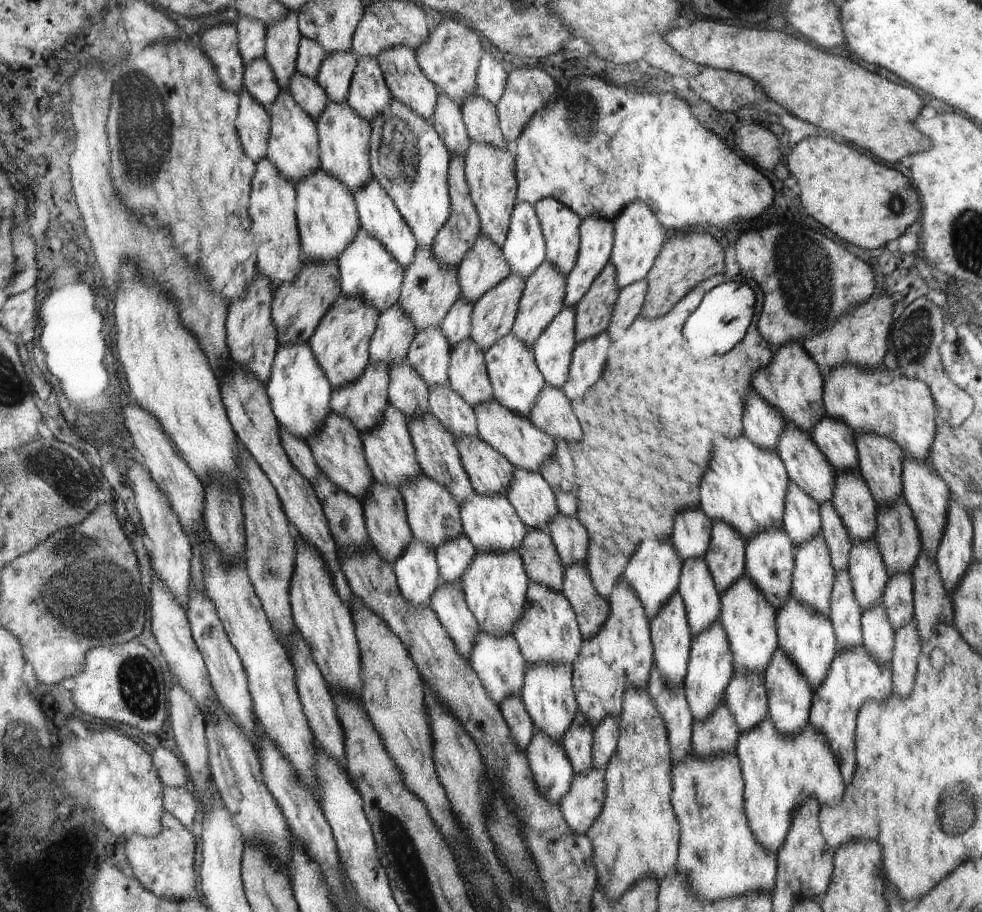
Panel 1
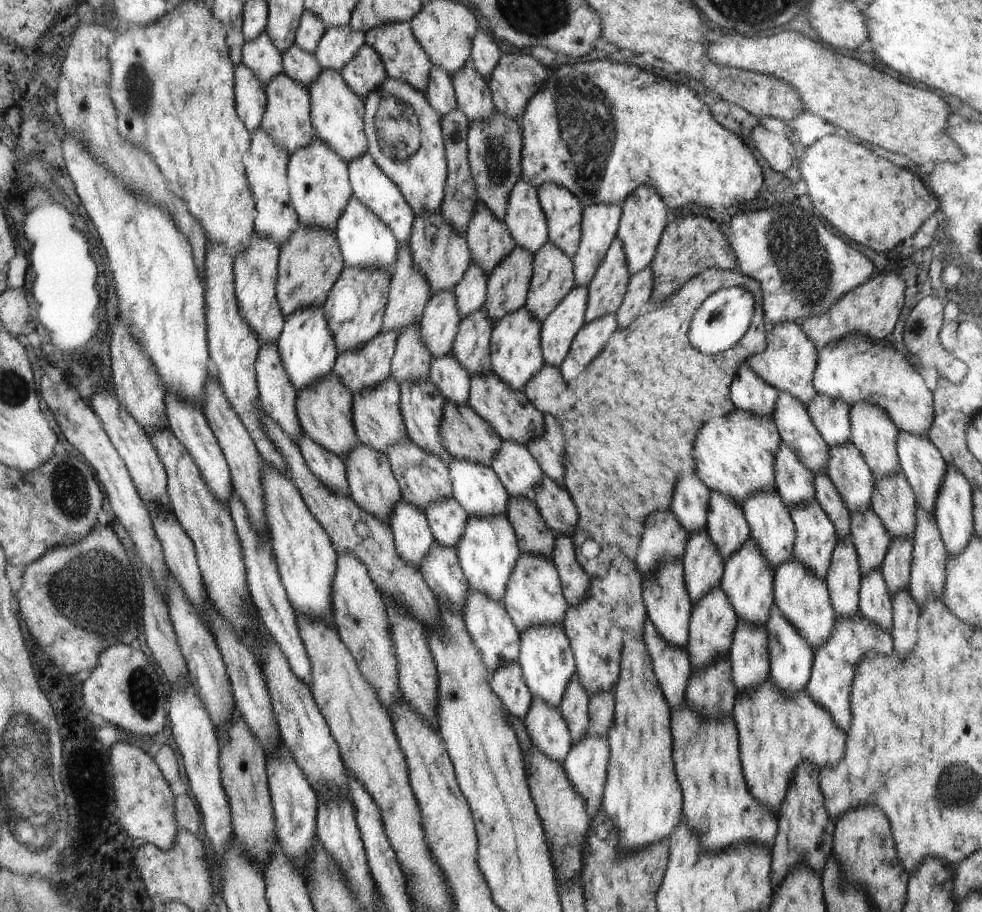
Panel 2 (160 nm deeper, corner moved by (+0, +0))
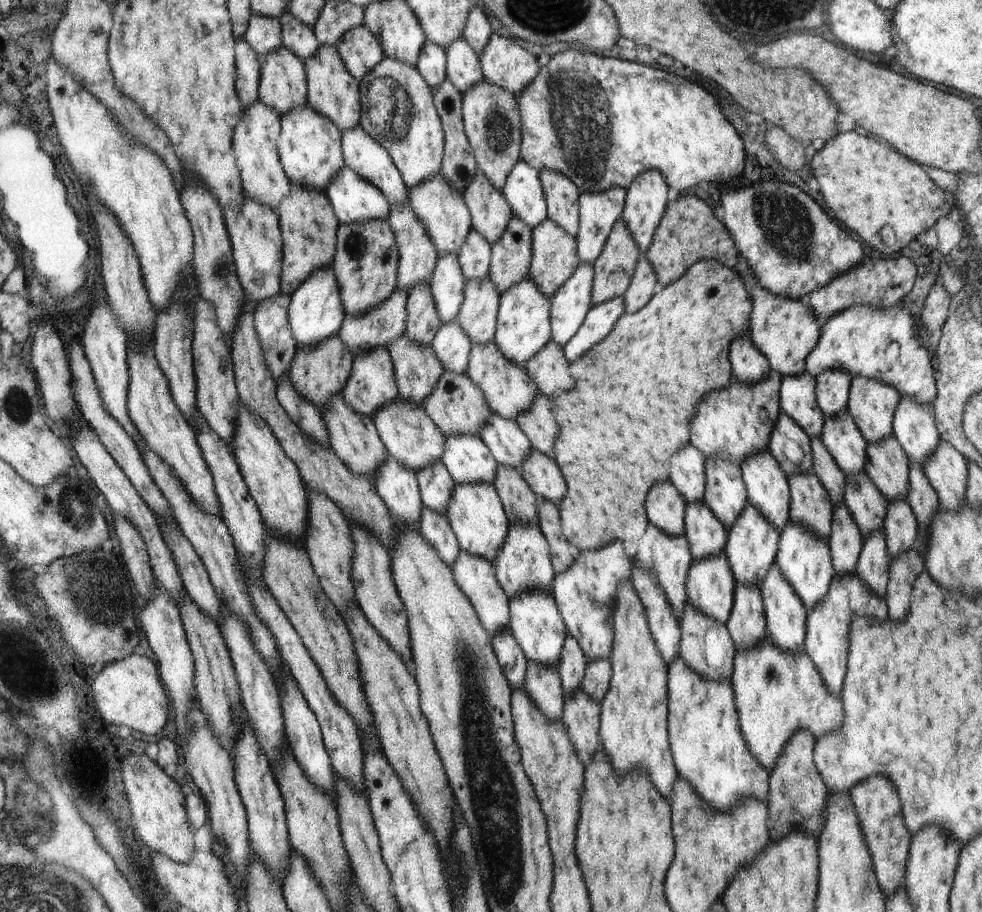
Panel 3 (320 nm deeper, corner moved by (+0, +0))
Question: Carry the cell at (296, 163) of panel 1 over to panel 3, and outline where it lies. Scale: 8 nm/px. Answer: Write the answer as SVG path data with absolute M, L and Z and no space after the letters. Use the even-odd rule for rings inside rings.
M284 45L269 52L262 60L259 99L280 116L309 104L306 64Z

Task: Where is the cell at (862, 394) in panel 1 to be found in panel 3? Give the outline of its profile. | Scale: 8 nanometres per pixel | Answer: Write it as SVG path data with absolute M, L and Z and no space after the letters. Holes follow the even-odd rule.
M895 304L894 307L878 308L860 305L822 322L822 336L807 356L806 373L814 378L824 371L844 369L852 378L865 376L895 386L901 396L908 395L923 405L932 405L937 395L932 355L922 345L923 331L911 310Z

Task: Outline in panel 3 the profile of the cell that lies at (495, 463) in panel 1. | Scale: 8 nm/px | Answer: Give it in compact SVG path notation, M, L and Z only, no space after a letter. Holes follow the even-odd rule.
M445 369L438 386L432 390L423 404L424 410L431 416L443 433L448 435L478 435L486 428L492 416L492 410L484 393L466 373L456 374Z

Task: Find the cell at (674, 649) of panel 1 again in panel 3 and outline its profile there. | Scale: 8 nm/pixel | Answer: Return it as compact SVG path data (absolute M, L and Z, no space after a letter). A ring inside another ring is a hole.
M655 524L652 528L648 528L648 536L644 536L638 544L639 554L635 556L639 560L641 567L652 573L659 582L659 585L666 593L666 598L670 606L675 610L675 615L679 620L679 616L687 603L687 588L686 579L688 569L693 561L686 533L681 535L671 535L663 530L660 530Z

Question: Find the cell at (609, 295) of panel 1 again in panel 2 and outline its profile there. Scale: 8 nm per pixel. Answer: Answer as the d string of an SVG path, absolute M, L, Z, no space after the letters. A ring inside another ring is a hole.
M617 236L611 245L612 252L607 252L608 260L604 260L604 268L596 271L595 278L587 286L590 298L587 300L586 323L618 311L630 286L632 274L627 267L623 241Z

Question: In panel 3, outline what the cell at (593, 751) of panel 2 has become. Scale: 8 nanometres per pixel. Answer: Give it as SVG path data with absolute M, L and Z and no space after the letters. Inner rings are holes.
M581 688L576 689L565 698L561 721L565 724L579 757L588 762L592 754L600 750L600 704Z

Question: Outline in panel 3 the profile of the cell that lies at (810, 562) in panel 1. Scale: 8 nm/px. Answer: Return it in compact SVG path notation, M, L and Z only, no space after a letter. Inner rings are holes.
M814 471L789 474L791 519L830 539L833 504Z

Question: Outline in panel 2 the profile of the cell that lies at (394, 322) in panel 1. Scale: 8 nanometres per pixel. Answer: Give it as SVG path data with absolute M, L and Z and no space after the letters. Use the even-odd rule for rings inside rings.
M409 244L398 246L398 262L390 272L390 298L383 316L384 331L402 332L407 324L418 323L432 293L429 280L413 261Z

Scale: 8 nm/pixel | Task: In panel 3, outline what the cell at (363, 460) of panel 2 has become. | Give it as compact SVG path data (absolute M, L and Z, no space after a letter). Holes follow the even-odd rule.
M338 394L327 407L323 408L322 418L329 436L329 446L347 464L352 472L359 475L375 475L375 470L387 457L387 447L379 435L378 426L371 416L356 412L342 394Z

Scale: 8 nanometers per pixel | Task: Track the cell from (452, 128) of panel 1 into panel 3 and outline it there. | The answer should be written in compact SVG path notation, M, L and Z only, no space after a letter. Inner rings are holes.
M427 40L415 67L434 90L447 76L445 50L439 44Z

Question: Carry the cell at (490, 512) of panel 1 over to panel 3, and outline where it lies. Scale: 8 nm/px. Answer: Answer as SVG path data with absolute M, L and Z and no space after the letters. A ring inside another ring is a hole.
M448 435L441 460L455 484L495 482L499 463L478 435Z

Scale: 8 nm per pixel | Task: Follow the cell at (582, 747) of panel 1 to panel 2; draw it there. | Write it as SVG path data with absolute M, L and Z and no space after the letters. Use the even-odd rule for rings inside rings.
M576 671L568 681L568 686L559 704L562 716L566 721L571 742L578 742L587 732L589 721L589 694L579 681Z

